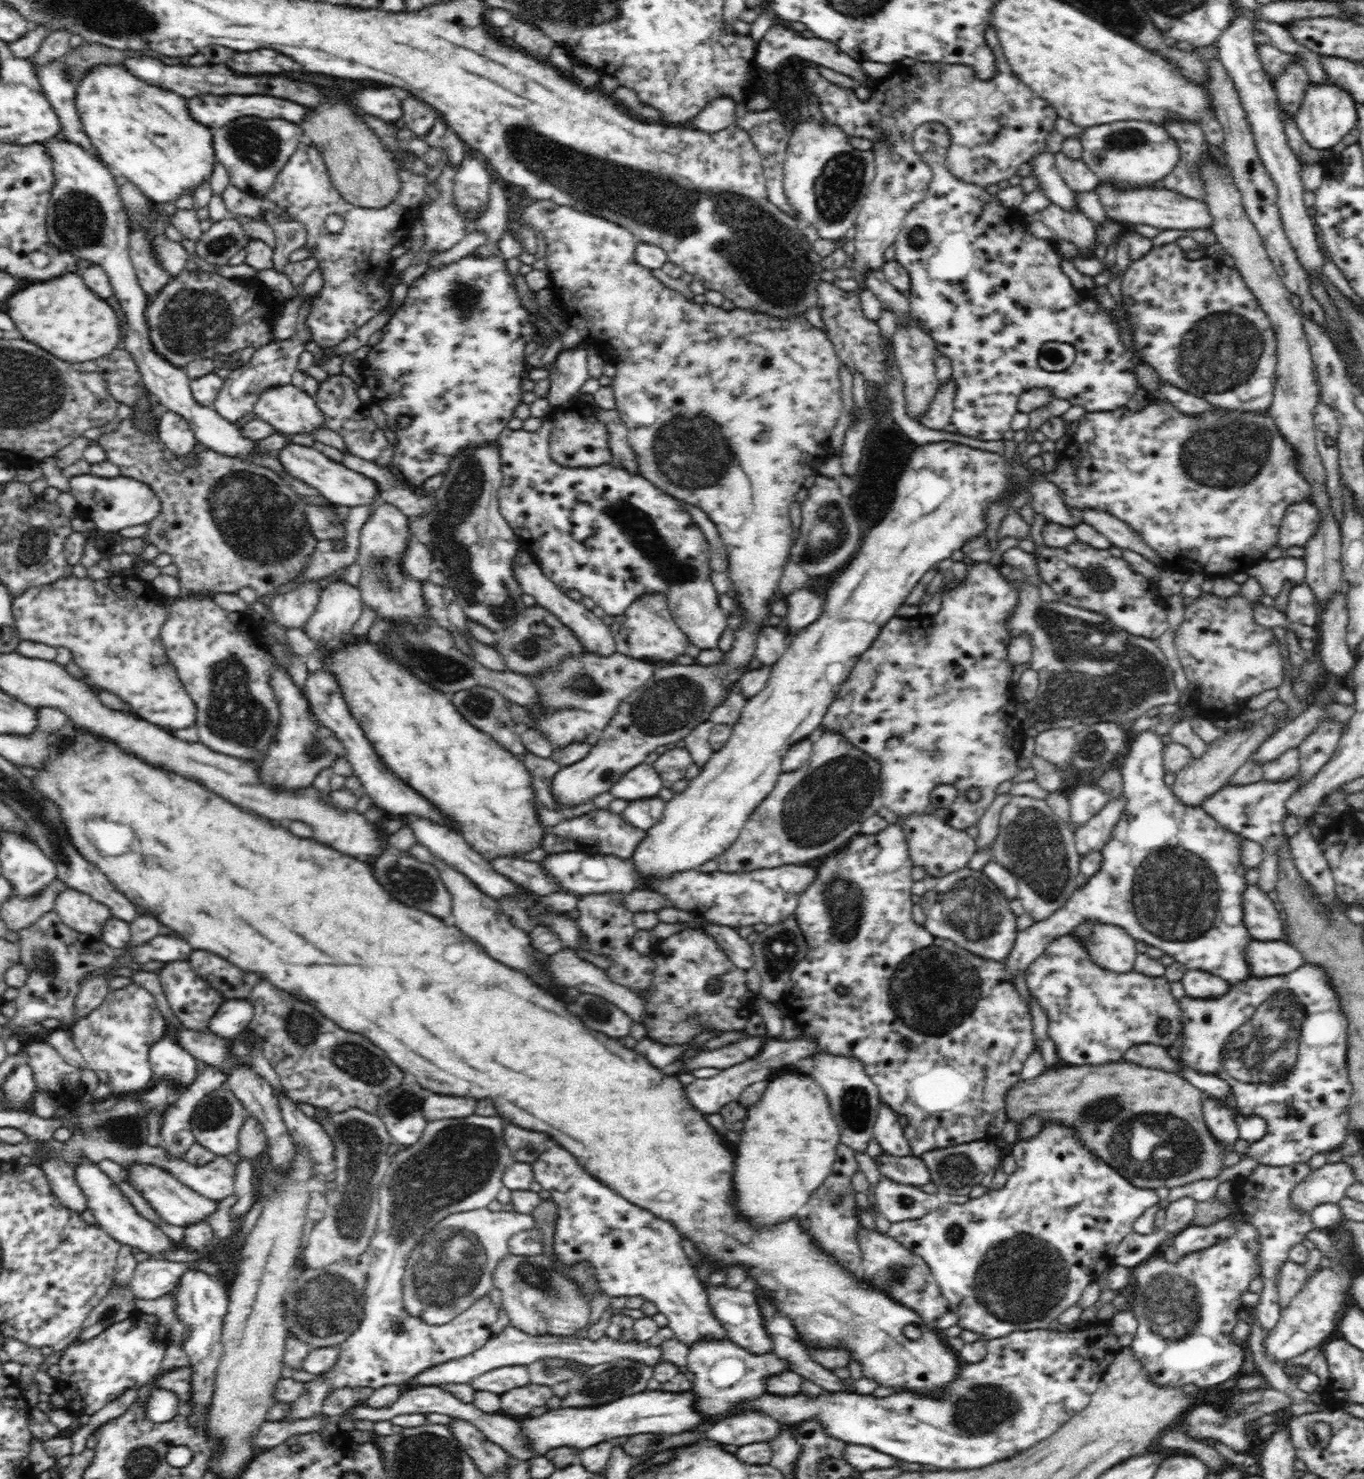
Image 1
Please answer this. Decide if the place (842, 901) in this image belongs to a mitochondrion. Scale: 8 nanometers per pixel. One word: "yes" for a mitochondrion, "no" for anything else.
yes

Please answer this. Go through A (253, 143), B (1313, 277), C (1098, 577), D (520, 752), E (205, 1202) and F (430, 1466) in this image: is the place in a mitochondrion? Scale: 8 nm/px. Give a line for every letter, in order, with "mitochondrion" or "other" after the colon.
A: mitochondrion
B: other
C: mitochondrion
D: other
E: other
F: mitochondrion

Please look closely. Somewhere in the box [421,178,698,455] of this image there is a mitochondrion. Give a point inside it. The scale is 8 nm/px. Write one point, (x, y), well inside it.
(464, 295)

